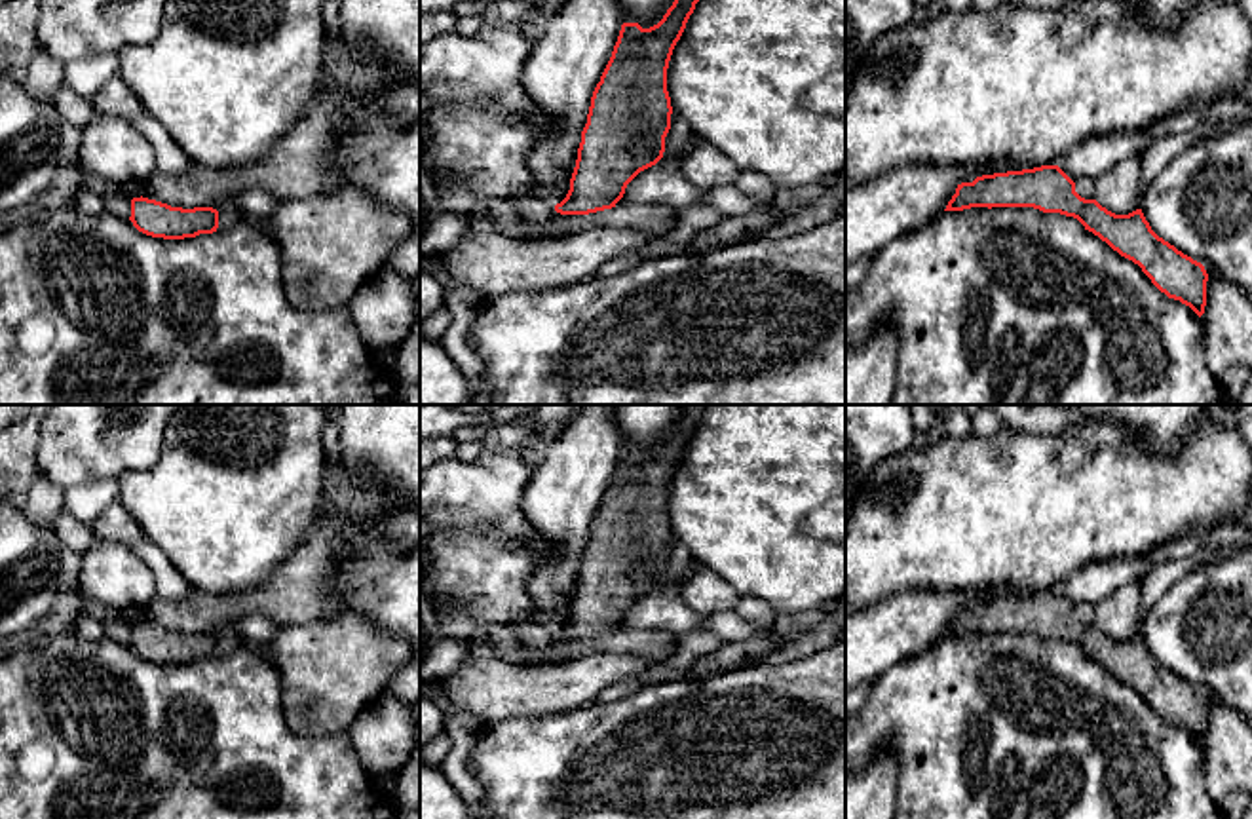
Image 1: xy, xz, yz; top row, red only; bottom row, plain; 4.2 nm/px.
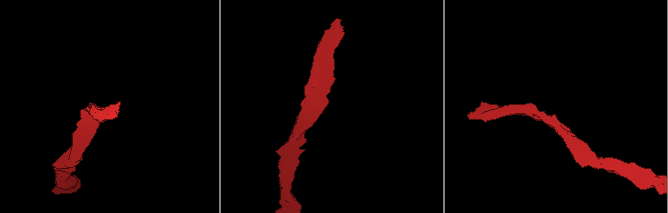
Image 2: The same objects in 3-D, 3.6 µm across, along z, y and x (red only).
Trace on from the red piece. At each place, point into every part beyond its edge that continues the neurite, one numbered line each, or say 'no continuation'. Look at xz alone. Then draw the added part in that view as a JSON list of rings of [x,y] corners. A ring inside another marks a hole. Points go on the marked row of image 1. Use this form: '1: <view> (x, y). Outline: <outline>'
no continuation

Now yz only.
no continuation

